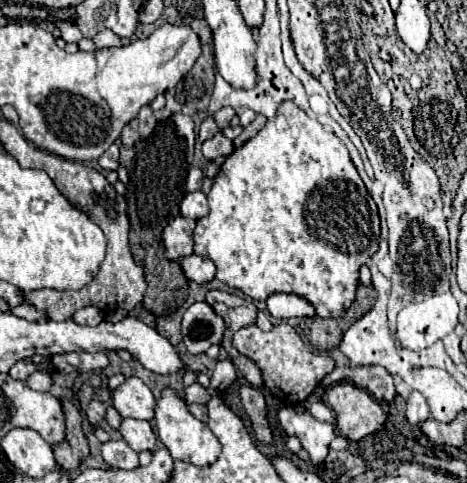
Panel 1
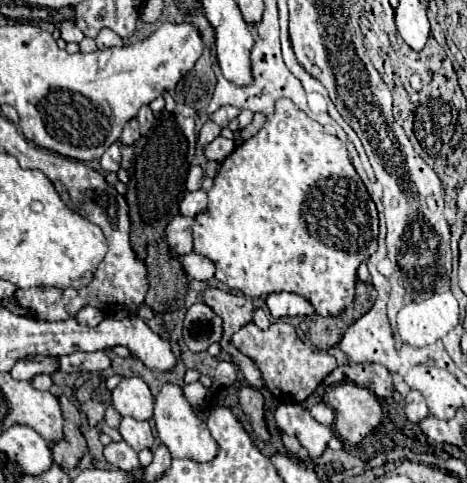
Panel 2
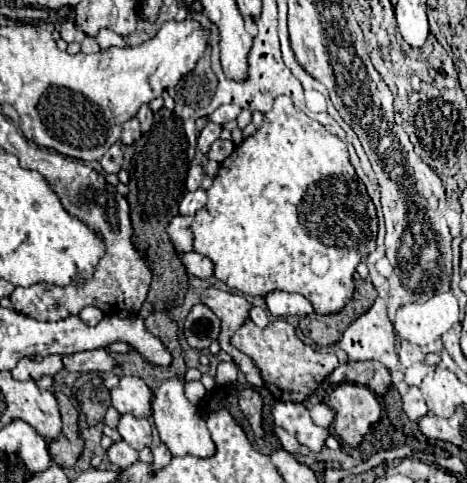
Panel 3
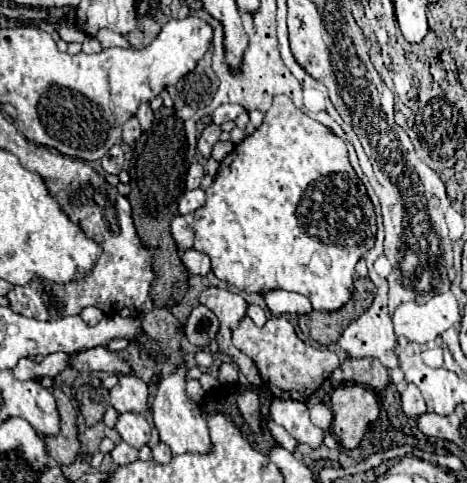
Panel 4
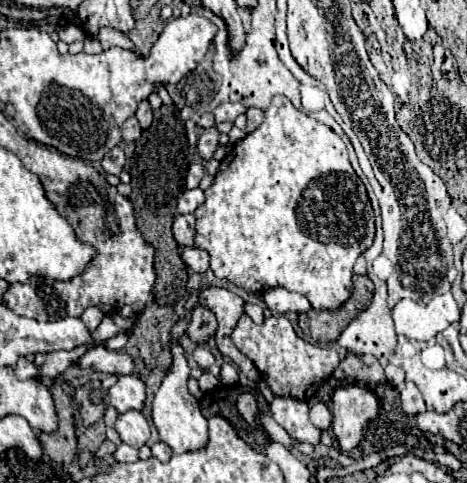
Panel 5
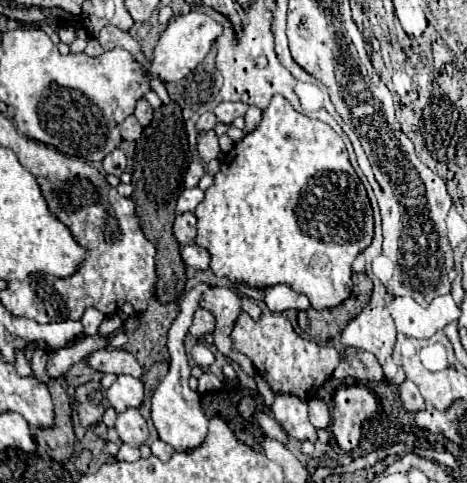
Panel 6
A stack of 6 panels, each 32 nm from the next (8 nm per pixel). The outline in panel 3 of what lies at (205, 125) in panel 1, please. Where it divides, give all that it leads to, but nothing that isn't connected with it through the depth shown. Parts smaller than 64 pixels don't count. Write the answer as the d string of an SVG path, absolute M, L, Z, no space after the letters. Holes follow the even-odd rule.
M208 122L204 128L202 128L202 132L200 132L200 136L198 136L198 148L206 154L206 148L220 136L220 132L222 132L222 128L218 126L218 124L214 124L214 122Z

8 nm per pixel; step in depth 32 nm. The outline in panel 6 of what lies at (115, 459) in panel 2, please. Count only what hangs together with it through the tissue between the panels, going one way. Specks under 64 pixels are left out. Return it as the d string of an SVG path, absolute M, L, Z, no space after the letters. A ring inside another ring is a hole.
M122 444L116 454L116 460L122 460L122 462L136 462L138 458L140 458L140 450L128 444Z

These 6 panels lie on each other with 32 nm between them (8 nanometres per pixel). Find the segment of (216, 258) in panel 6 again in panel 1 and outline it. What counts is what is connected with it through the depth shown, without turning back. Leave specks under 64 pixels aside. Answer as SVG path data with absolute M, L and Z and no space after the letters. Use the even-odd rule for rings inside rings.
M282 102L280 112L286 116L286 122L296 130L278 128L272 120L268 120L266 126L252 140L248 140L244 146L236 148L226 158L226 162L222 164L218 176L214 178L214 186L212 186L210 194L208 194L210 214L196 220L194 252L214 260L214 264L218 268L216 278L220 282L228 284L230 288L236 288L236 290L244 292L246 296L250 296L254 300L266 300L270 294L276 294L276 292L290 292L290 294L298 294L298 296L306 298L316 308L318 316L322 316L322 318L340 318L350 308L350 304L354 302L356 288L358 288L358 278L360 278L360 266L364 266L372 258L372 254L378 250L378 240L380 240L378 208L376 208L376 202L372 200L372 196L368 194L362 178L358 176L356 166L350 160L348 148L344 146L344 142L336 134L324 130L324 126L318 120L308 118L306 112L296 108L296 104L292 104L292 102Z

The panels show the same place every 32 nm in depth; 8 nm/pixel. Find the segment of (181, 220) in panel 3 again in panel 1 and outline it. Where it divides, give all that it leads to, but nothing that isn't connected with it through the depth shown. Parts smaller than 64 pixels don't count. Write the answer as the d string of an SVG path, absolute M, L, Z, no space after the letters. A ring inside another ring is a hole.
M176 216L162 232L162 244L164 244L164 256L168 260L180 260L184 256L190 256L194 250L194 226L196 222L184 216Z

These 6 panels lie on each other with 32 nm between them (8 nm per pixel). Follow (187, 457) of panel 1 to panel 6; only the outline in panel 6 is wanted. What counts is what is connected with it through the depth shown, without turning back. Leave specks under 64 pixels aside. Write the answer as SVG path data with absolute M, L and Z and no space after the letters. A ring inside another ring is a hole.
M192 288L190 292L186 292L182 296L182 304L180 304L180 314L174 320L174 324L170 327L167 334L167 346L170 354L170 372L168 376L160 382L160 386L156 388L154 396L152 396L152 422L160 434L160 440L164 440L166 444L170 444L176 452L184 452L184 450L192 450L198 448L208 432L208 418L204 416L202 408L200 408L200 398L196 392L190 390L188 386L188 378L190 378L190 366L186 360L186 352L184 352L184 336L188 334L188 328L192 324L192 316L198 308L200 296L206 288Z

